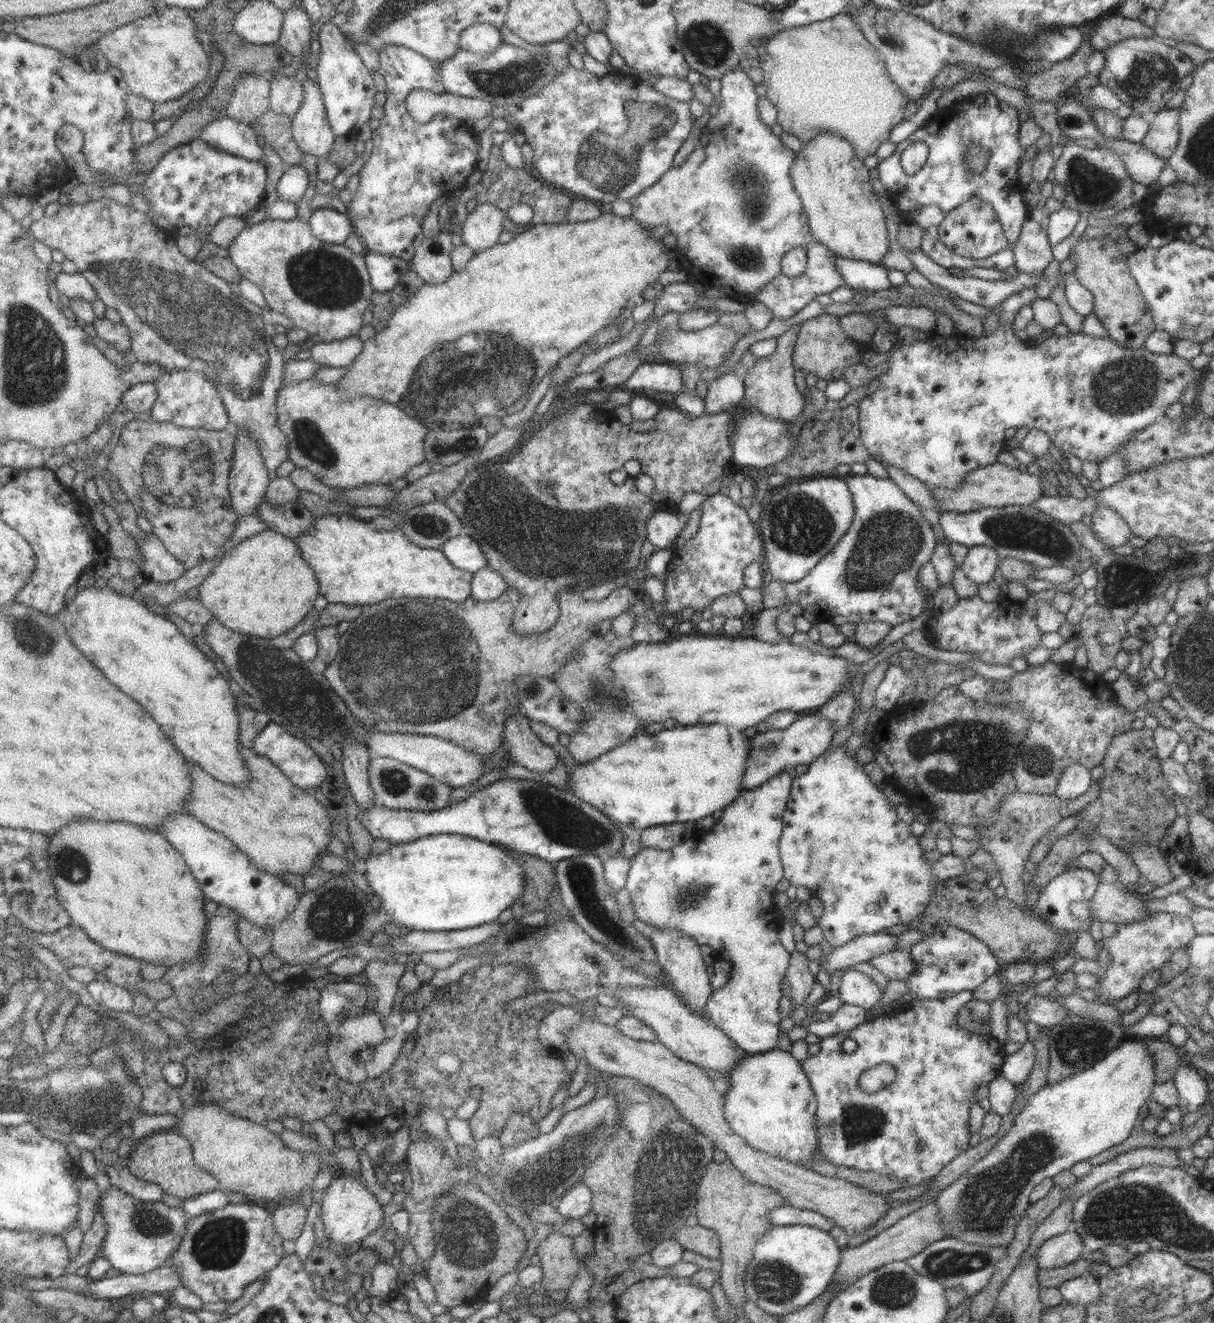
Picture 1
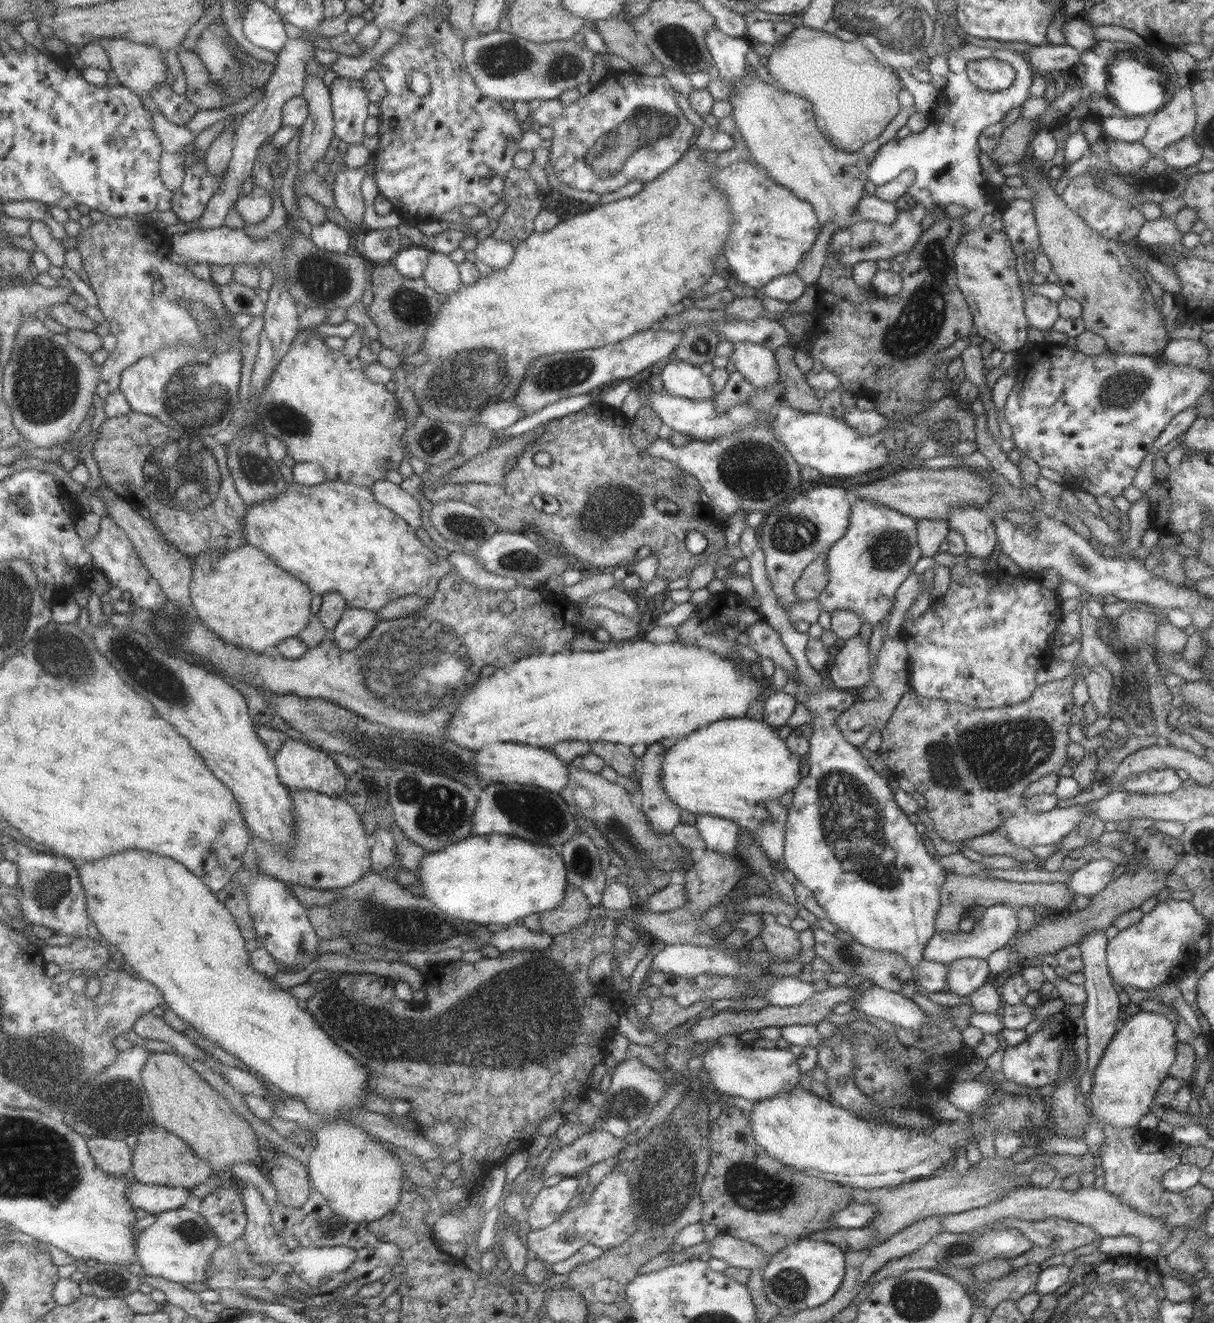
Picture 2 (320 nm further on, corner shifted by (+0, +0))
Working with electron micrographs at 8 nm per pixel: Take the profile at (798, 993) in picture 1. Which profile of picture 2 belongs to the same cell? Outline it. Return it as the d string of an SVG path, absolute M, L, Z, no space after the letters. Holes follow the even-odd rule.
M759 913L759 919L761 919L759 939L763 942L765 949L789 961L795 960L796 954L801 951L798 932L785 925L779 925L773 914Z

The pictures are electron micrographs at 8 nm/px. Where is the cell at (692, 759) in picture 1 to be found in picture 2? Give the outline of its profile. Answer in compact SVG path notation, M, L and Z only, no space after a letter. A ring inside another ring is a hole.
M743 716L717 720L681 738L677 744L665 751L660 775L666 797L675 803L679 810L687 810L697 818L701 815L720 816L723 820L734 822L741 829L754 832L759 824L770 820L769 813L763 806L764 802L779 799L788 790L795 790L804 770L800 758L779 738L776 728L763 720Z

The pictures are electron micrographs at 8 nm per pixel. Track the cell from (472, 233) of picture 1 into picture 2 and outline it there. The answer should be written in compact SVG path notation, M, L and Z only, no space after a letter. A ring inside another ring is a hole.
M488 236L478 240L473 252L479 265L486 264L491 269L499 270L513 260L514 248L510 241L505 242Z

